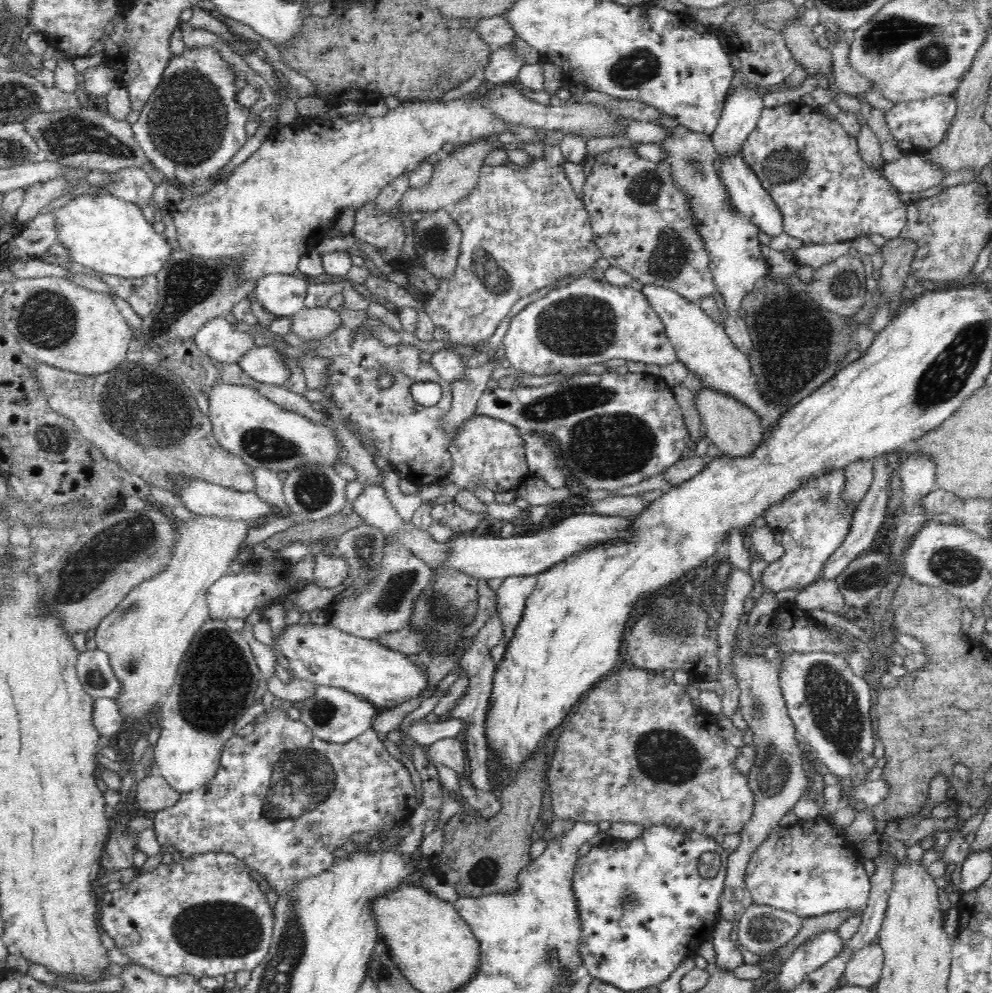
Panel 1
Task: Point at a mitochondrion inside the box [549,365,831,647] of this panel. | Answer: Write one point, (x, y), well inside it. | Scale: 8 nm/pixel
(672, 618)

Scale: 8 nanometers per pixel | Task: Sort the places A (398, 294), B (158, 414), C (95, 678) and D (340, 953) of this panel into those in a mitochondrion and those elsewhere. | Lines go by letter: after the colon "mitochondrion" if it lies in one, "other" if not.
A: other
B: mitochondrion
C: mitochondrion
D: other

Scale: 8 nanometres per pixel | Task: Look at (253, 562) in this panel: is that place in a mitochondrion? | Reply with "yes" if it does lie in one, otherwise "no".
no

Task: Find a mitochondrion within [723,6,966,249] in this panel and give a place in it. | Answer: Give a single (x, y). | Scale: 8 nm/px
(932, 52)

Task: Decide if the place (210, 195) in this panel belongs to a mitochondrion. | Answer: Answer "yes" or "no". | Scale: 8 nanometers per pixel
no

